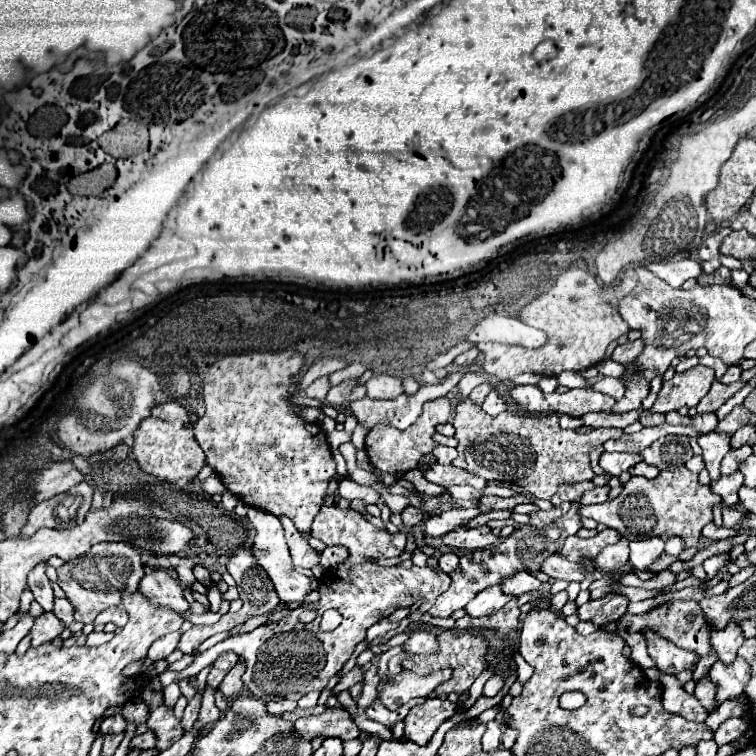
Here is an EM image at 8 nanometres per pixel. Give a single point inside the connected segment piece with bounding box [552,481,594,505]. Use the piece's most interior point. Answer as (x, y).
(567, 492)

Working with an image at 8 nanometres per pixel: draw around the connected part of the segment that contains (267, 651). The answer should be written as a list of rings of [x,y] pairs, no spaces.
[[[324,505],[320,513],[314,517],[312,523],[312,537],[324,541],[326,545],[342,545],[348,549],[348,559],[332,569],[324,571],[324,577],[320,581],[320,599],[310,605],[310,609],[316,609],[318,615],[322,615],[326,609],[338,609],[344,617],[338,629],[332,633],[320,631],[320,617],[308,625],[298,621],[300,611],[304,611],[304,605],[290,611],[284,619],[276,623],[262,625],[246,635],[236,635],[230,639],[224,639],[222,643],[210,647],[208,651],[202,651],[194,657],[194,661],[182,669],[182,671],[164,671],[160,675],[162,685],[178,683],[186,677],[198,675],[206,665],[216,661],[216,655],[224,651],[234,651],[242,655],[248,665],[244,671],[244,685],[248,691],[262,701],[282,701],[292,699],[298,701],[306,693],[314,689],[324,689],[328,685],[328,679],[336,675],[348,657],[352,655],[354,647],[366,639],[366,629],[378,623],[380,619],[392,615],[400,607],[412,607],[416,601],[426,599],[434,601],[438,595],[442,595],[450,587],[450,577],[444,571],[432,571],[430,567],[380,567],[374,561],[384,557],[398,557],[404,553],[406,535],[404,533],[388,533],[386,529],[374,527],[368,523],[362,515],[358,515],[354,509],[340,509],[336,505]]]

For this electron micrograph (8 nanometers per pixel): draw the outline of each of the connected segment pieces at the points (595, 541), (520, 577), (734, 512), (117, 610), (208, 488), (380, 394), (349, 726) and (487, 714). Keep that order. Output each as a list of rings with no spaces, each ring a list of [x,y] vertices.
[[[604,529],[590,539],[580,539],[574,535],[574,537],[568,537],[566,543],[560,547],[560,551],[556,551],[556,553],[566,557],[572,563],[582,561],[582,559],[594,559],[606,545],[616,543],[618,539],[620,539],[620,533],[612,531],[612,529]]]
[[[518,571],[516,575],[512,575],[508,579],[502,579],[502,583],[500,583],[500,587],[502,587],[504,593],[516,595],[516,597],[522,595],[522,593],[526,593],[526,591],[536,591],[540,585],[542,583],[536,577],[528,575],[526,571]]]
[[[724,507],[722,519],[724,519],[724,527],[734,527],[736,521],[744,519],[744,513],[740,513],[738,509],[732,509],[732,507]]]
[[[118,605],[118,607],[110,607],[110,609],[102,611],[102,613],[96,617],[96,623],[102,623],[102,625],[108,623],[108,621],[116,623],[118,627],[124,627],[126,621],[128,621],[128,613],[124,611],[122,605]]]
[[[217,475],[208,477],[202,486],[202,490],[211,496],[214,494],[221,495],[224,489],[225,487]]]
[[[376,375],[368,379],[366,389],[368,389],[370,399],[396,399],[398,395],[404,393],[402,379],[392,377],[392,375]]]
[[[334,707],[334,709],[326,709],[320,715],[310,715],[310,717],[302,717],[294,723],[296,731],[300,735],[304,735],[304,739],[312,739],[312,737],[338,737],[342,741],[350,741],[350,739],[358,739],[360,737],[360,729],[356,727],[352,715],[342,709],[342,707]]]
[[[496,705],[486,711],[484,711],[482,714],[480,714],[478,717],[467,723],[468,726],[473,726],[477,724],[487,724],[489,721],[494,720],[497,716],[497,714],[500,711],[501,706]]]

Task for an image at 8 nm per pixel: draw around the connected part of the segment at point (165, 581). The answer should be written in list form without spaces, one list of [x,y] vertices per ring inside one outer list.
[[[152,569],[140,581],[138,591],[154,605],[154,607],[168,607],[172,611],[186,611],[190,605],[182,597],[182,587],[164,571]]]

